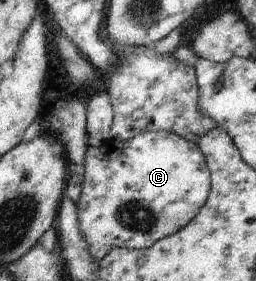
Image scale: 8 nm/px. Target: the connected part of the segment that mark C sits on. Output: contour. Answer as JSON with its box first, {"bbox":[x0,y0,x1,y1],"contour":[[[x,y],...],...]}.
{"bbox":[76,131,211,262],"contour":[[[169,131],[142,132],[117,144],[108,141],[99,147],[89,145],[83,170],[81,196],[76,202],[77,222],[95,262],[101,262],[115,247],[146,249],[159,239],[179,232],[197,216],[211,190],[210,172],[200,146]]]}

